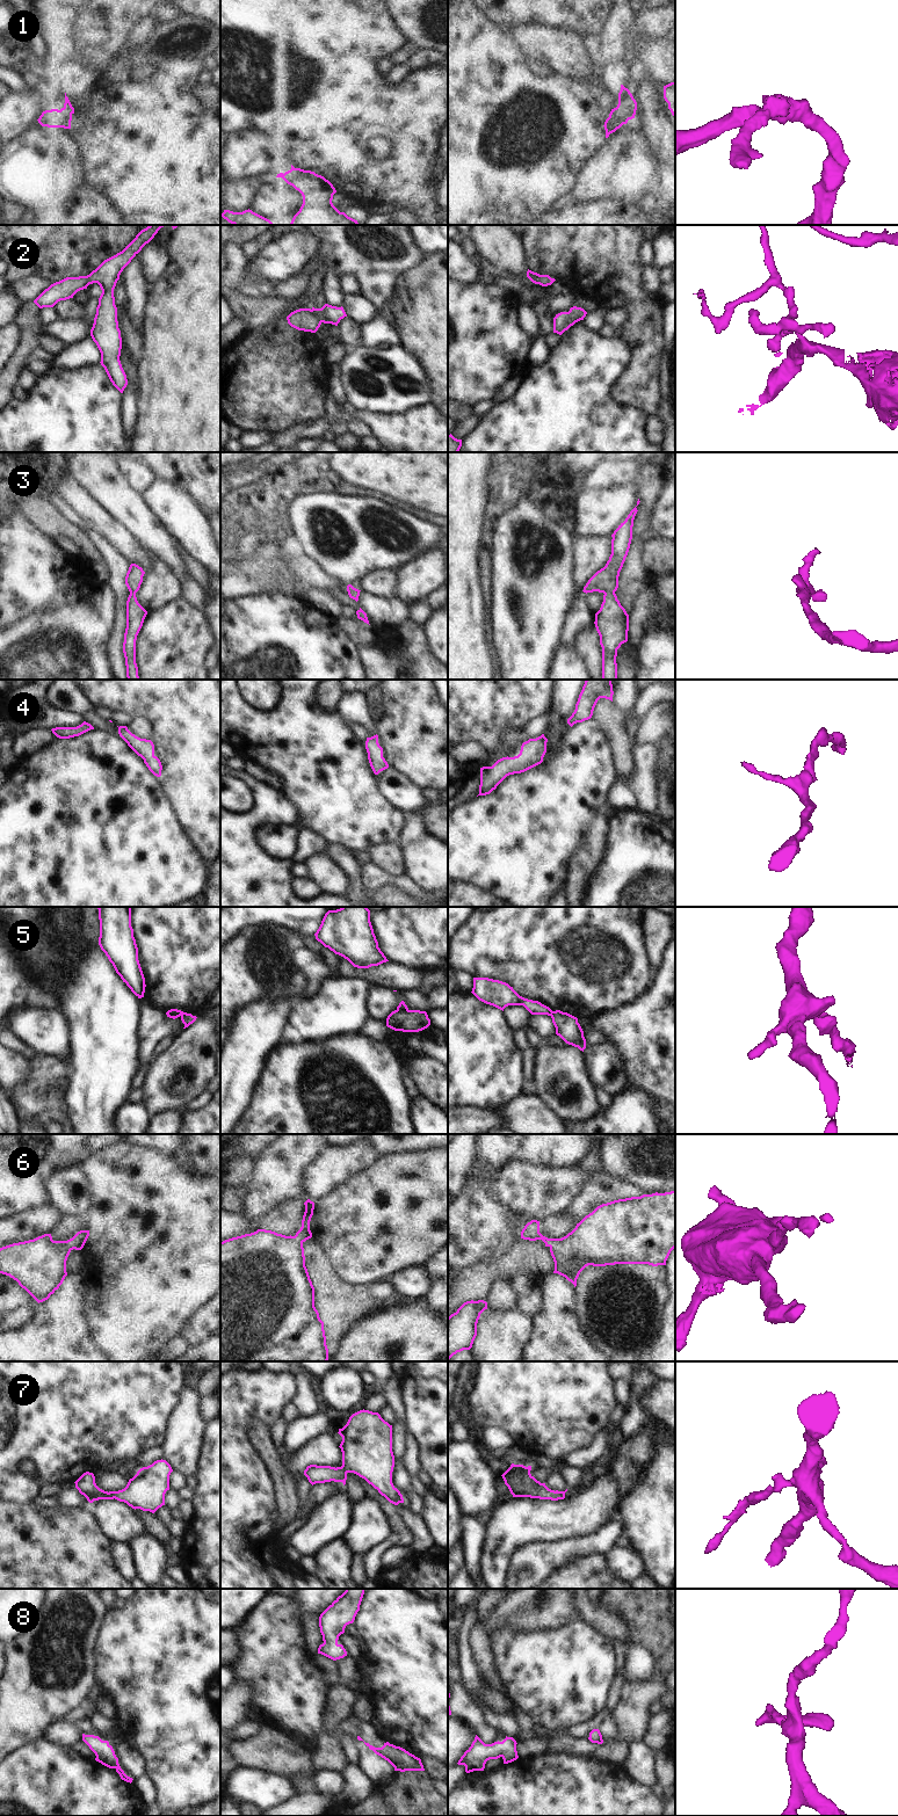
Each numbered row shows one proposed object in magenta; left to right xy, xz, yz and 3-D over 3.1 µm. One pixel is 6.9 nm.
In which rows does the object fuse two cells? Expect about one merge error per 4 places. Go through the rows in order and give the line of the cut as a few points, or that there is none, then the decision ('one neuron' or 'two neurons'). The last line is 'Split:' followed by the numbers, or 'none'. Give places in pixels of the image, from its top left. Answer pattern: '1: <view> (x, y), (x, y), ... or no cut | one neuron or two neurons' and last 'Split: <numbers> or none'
1: no cut | one neuron
2: no cut | one neuron
3: no cut | one neuron
4: no cut | one neuron
5: xy (167, 1011), (172, 1015), (185, 1012) | two neurons
6: no cut | one neuron
7: no cut | one neuron
8: no cut | one neuron
Split: 5

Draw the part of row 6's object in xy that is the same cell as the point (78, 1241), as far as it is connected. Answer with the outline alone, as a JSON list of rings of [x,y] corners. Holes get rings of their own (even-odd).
[[[80,1230],[67,1241],[53,1241],[51,1234],[0,1248],[0,1273],[19,1283],[38,1303],[48,1300],[63,1284],[70,1252],[81,1250],[89,1230]]]

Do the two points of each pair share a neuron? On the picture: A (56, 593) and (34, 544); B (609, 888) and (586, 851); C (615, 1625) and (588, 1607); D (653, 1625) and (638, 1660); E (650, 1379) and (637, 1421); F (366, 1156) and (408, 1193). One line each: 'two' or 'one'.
A: one
B: two
C: one
D: two
E: one
F: two

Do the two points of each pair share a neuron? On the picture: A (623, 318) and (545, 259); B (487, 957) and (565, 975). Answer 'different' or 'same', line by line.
A: different
B: same

